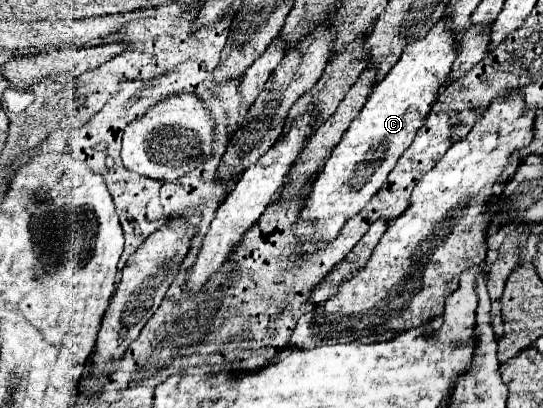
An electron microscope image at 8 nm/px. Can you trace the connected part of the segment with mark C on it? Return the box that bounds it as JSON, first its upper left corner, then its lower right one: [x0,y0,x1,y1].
[291,22,455,246]

